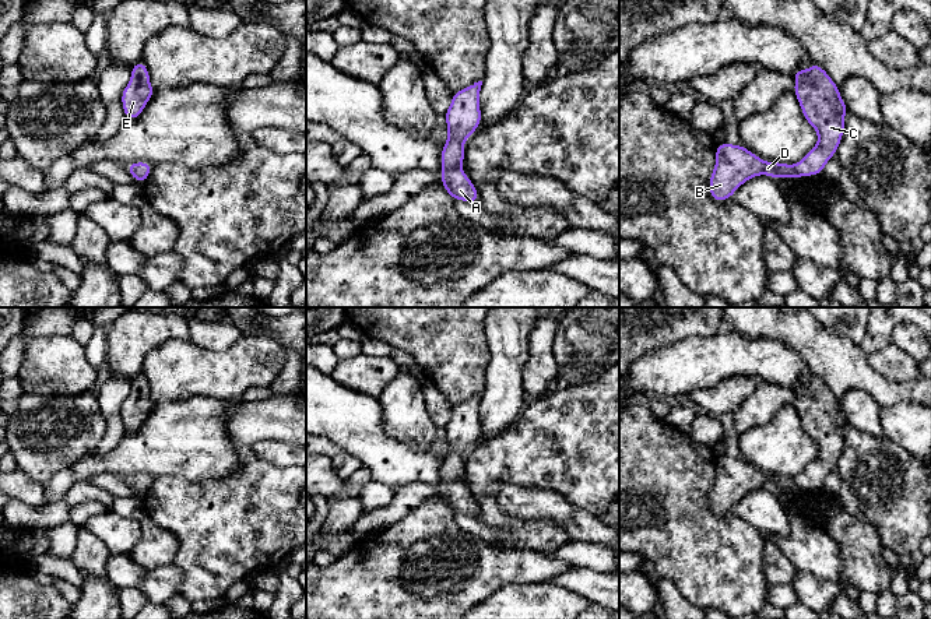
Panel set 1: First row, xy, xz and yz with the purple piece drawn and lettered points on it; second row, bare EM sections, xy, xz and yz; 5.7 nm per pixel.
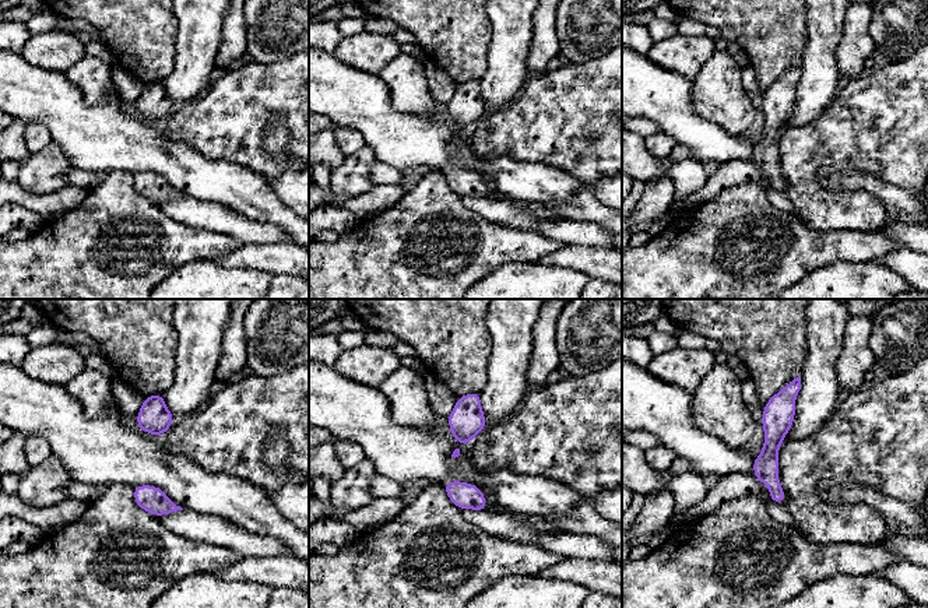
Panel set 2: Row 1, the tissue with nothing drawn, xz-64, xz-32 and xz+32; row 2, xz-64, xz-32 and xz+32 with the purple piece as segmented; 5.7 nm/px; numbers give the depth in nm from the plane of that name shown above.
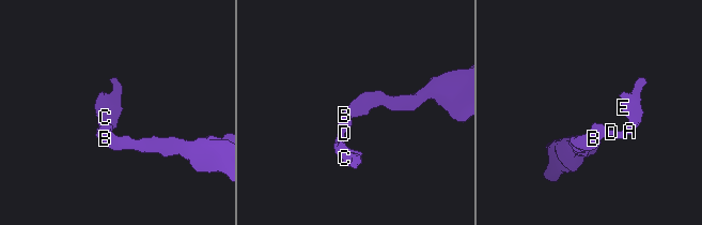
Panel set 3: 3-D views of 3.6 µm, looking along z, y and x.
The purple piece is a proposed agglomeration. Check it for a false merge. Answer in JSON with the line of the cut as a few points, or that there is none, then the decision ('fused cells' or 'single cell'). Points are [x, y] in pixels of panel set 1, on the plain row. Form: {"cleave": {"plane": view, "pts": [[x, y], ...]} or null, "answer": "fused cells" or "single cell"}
{"cleave": null, "answer": "single cell"}

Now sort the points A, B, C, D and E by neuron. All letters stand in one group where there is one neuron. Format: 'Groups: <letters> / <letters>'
Groups: A B C D E

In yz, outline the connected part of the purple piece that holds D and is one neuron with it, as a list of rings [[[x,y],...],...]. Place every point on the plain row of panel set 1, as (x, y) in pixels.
[[[811,377],[805,384],[798,381],[793,390],[795,393],[793,404],[805,433],[818,446],[818,457],[795,478],[766,475],[742,457],[719,457],[716,478],[709,492],[714,514],[731,511],[741,497],[759,488],[773,492],[821,488],[828,474],[835,469],[844,446],[844,428],[849,425],[839,407],[839,398],[819,377]]]

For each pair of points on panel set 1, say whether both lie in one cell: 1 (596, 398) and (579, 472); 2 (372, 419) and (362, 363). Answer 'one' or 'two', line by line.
1: one
2: two

